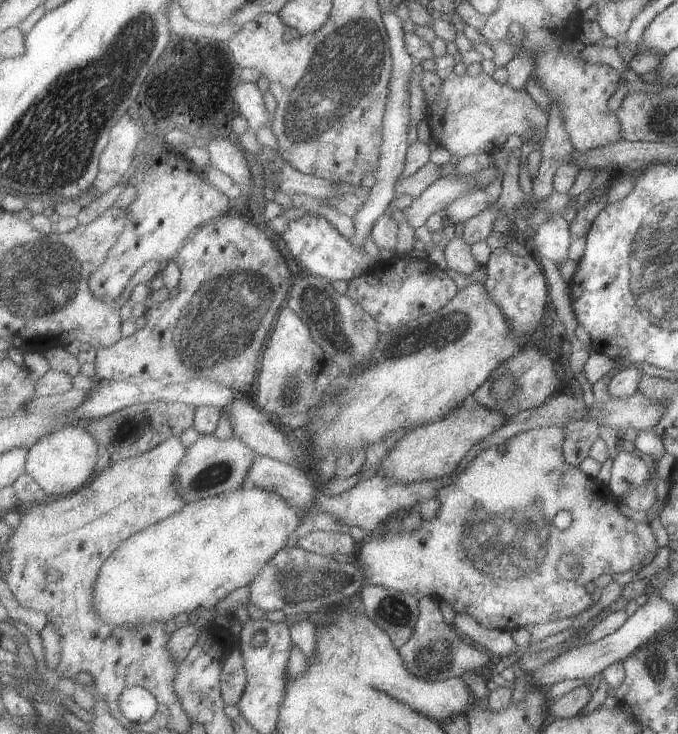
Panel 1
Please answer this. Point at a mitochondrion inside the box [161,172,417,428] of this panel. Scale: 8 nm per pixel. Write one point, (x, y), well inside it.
(220, 322)

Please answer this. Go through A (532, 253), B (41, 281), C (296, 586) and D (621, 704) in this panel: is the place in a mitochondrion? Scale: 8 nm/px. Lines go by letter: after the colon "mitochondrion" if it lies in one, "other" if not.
A: other
B: mitochondrion
C: mitochondrion
D: other

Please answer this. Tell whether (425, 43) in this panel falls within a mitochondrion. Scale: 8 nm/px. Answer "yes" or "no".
no

